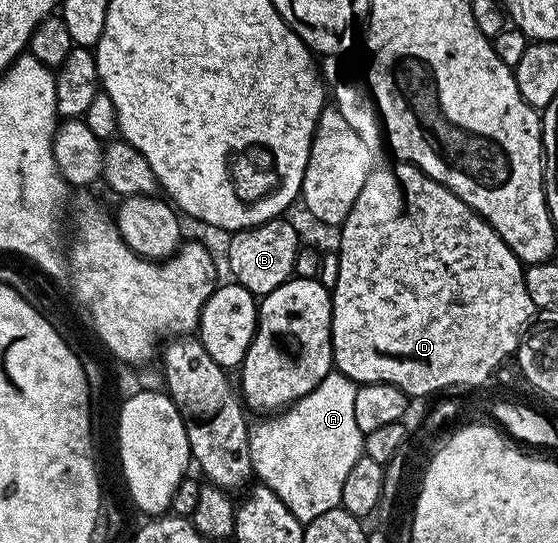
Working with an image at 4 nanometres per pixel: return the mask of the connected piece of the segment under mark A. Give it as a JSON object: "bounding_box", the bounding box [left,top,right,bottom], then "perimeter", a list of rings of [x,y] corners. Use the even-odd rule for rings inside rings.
{"bounding_box":[250,369,364,525],"perimeter":[[[331,369],[304,397],[285,408],[281,414],[274,413],[263,423],[250,427],[250,456],[254,466],[254,475],[261,486],[272,489],[286,508],[292,512],[303,525],[310,523],[320,513],[328,513],[328,509],[339,506],[342,501],[344,480],[352,470],[352,465],[364,453],[364,436],[360,425],[356,425],[356,393],[358,387],[336,369]]]}

